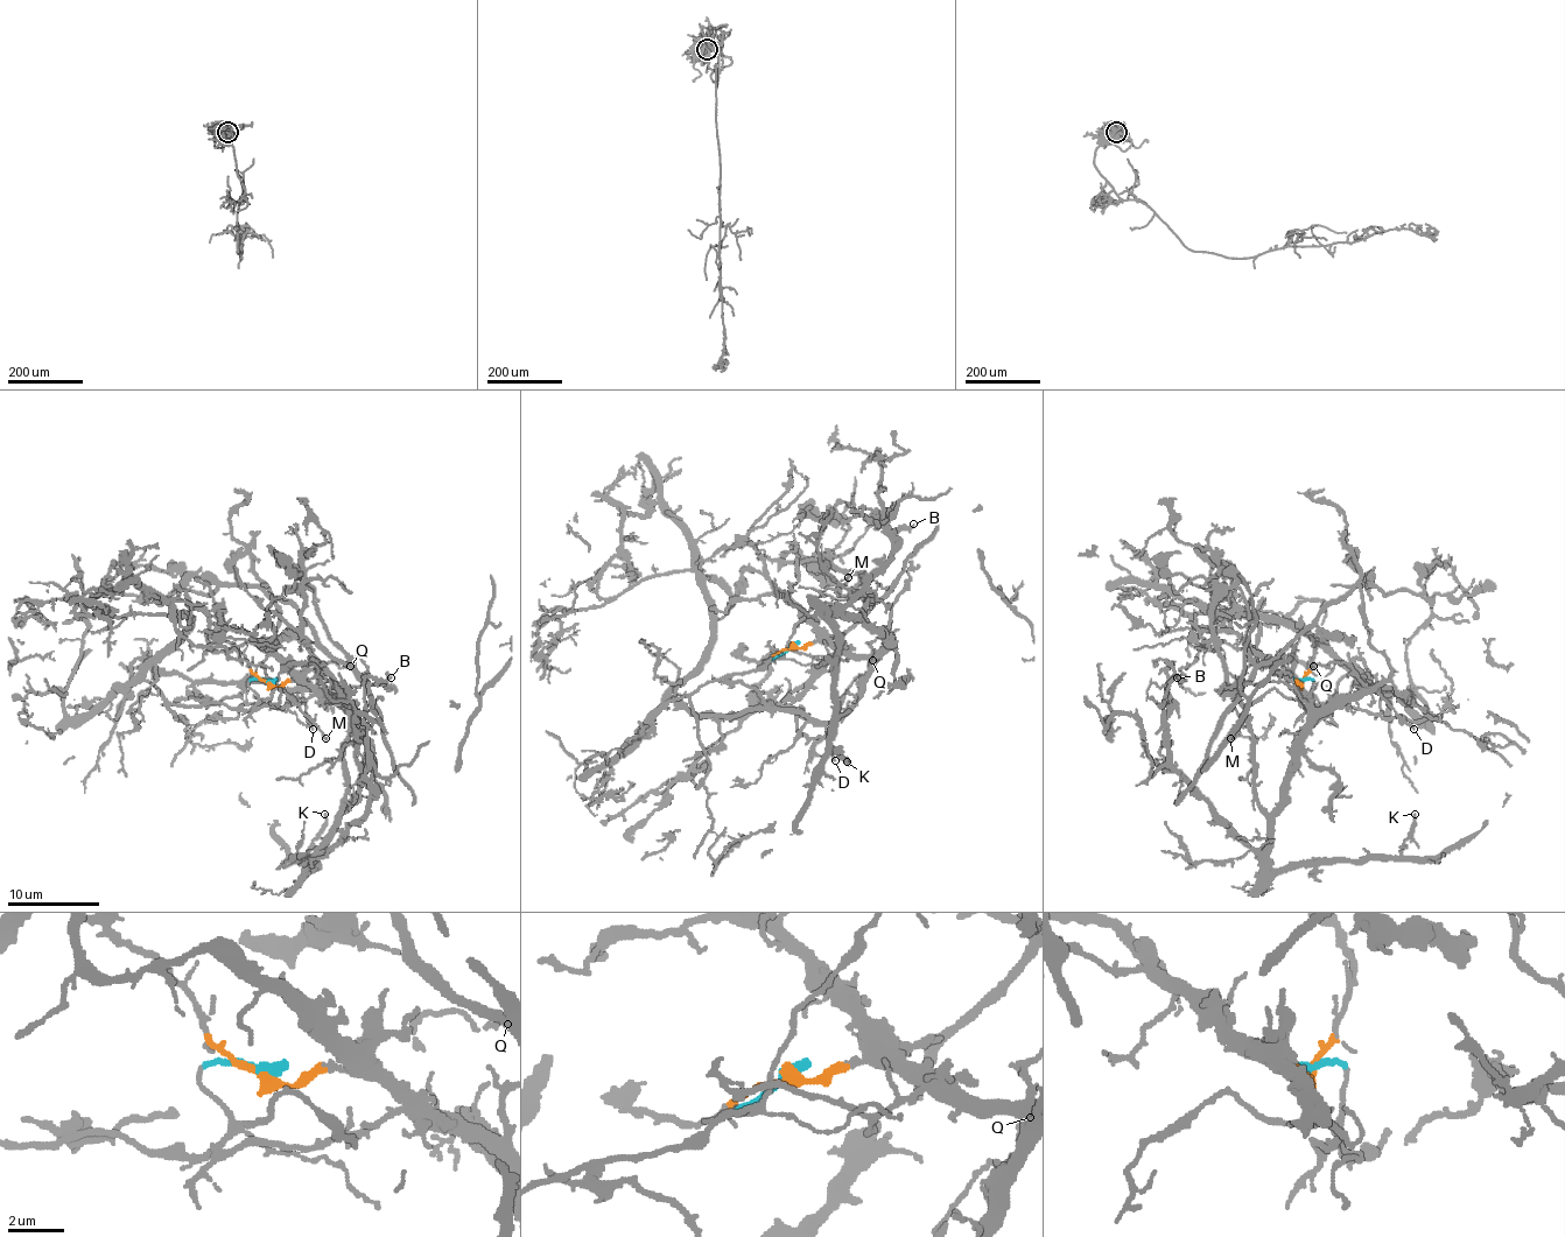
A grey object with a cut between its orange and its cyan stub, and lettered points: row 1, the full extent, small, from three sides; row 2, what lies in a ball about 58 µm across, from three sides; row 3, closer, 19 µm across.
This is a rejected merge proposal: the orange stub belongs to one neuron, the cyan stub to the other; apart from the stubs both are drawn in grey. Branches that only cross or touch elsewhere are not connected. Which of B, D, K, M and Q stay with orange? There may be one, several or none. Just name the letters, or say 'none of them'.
B, D, K, Q

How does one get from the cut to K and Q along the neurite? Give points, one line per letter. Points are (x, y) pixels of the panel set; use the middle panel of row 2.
K: (791, 646), (826, 641), (874, 655), (888, 641), (864, 620), (833, 616), (830, 745), (846, 761)
Q: (791, 646), (837, 644), (869, 662), (862, 694), (842, 712), (840, 701), (871, 660)

